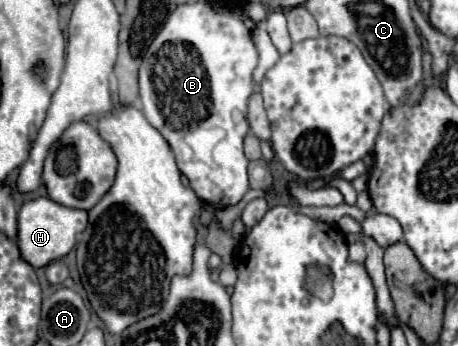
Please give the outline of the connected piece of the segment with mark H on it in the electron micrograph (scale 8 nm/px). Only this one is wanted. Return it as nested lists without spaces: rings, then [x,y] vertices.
[[[35,198],[21,206],[19,210],[19,250],[23,260],[27,260],[33,268],[47,266],[49,262],[65,256],[75,246],[75,238],[87,226],[87,212],[77,208],[67,208],[49,198]]]

